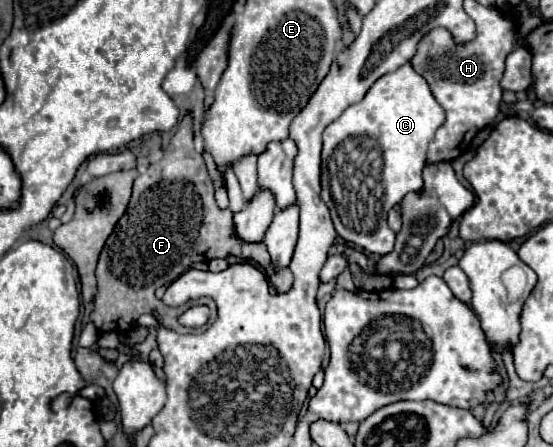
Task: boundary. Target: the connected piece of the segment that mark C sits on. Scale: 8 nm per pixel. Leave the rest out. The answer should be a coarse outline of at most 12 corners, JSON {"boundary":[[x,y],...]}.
{"boundary":[[411,62],[327,126],[321,198],[341,238],[393,250],[443,108]]}

